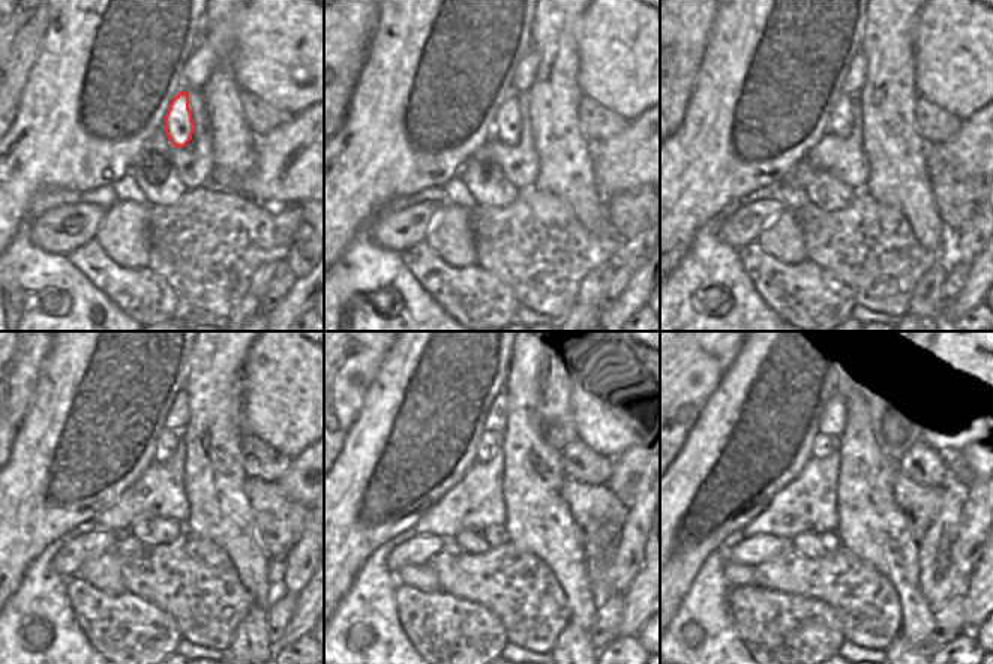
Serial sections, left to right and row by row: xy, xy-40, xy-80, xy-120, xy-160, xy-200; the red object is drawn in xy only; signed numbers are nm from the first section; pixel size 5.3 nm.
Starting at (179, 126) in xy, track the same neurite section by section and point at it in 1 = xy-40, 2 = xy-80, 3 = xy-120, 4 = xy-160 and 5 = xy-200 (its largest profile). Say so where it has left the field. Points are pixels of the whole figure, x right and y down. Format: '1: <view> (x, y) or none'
1: xy-40 (507, 122)
2: xy-80 (840, 120)
3: xy-120 (168, 441)
4: xy-160 (491, 442)
5: xy-200 (824, 445)

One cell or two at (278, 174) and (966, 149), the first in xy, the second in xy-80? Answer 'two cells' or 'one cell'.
one cell

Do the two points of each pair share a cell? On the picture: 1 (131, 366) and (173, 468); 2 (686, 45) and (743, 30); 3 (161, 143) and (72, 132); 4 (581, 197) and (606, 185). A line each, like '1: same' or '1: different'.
1: different
2: different
3: different
4: different

